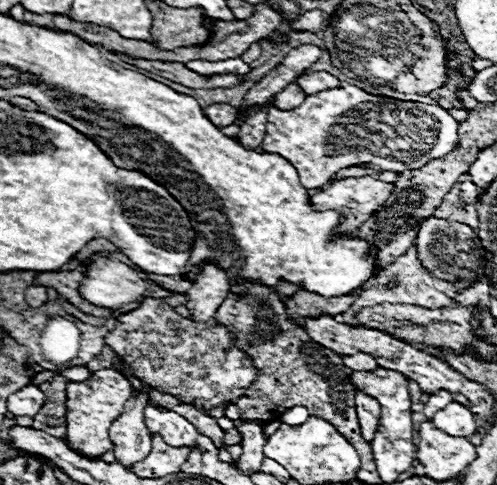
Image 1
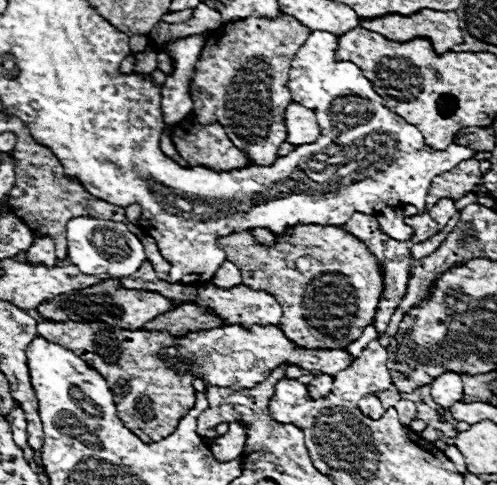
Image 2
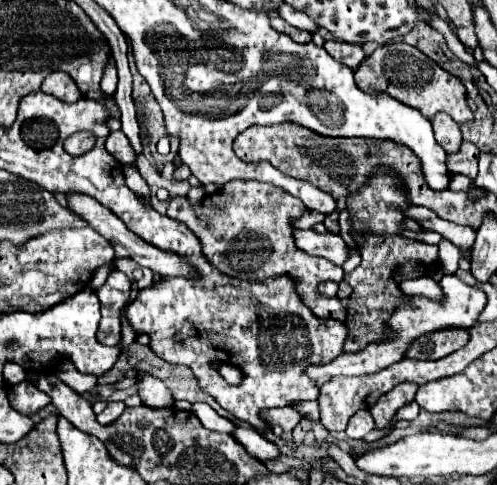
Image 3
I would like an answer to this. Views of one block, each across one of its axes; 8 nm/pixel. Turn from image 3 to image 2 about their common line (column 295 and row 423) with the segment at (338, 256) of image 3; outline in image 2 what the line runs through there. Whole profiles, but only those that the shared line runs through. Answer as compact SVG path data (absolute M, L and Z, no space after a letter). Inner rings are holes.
M232 422L224 436L218 436L210 442L210 450L216 460L230 462L230 460L242 456L244 442L246 442L246 428L238 422Z

